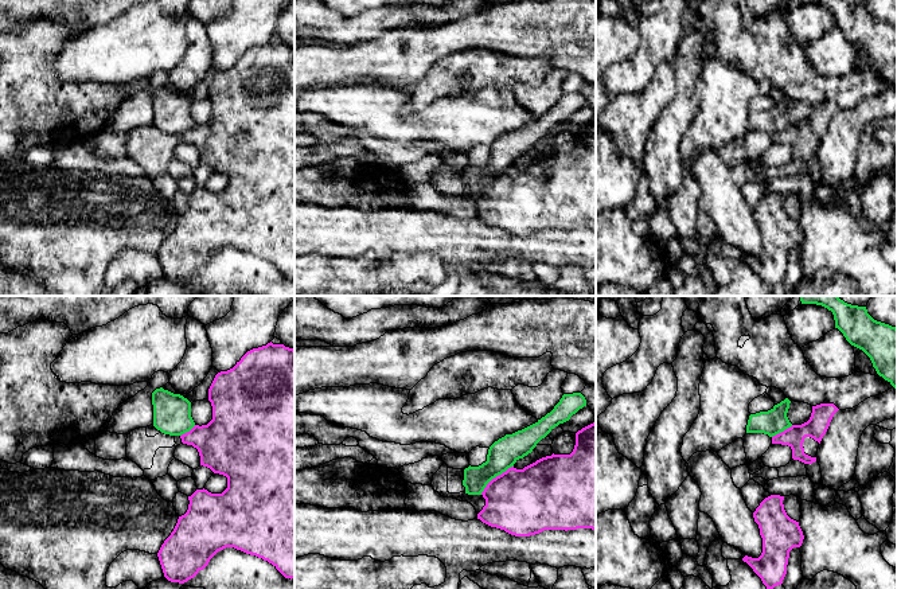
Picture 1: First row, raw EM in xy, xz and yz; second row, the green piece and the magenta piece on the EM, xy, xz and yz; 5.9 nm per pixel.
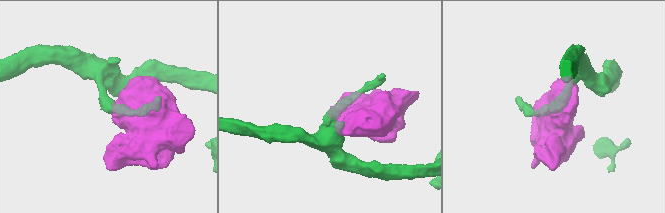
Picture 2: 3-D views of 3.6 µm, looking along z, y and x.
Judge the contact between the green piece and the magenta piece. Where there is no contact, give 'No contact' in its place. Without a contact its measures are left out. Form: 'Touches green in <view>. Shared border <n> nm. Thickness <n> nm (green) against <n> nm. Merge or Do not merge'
Touches green in xz. Shared border 260 nm. Thickness 180 nm (green) against 400 nm. Do not merge

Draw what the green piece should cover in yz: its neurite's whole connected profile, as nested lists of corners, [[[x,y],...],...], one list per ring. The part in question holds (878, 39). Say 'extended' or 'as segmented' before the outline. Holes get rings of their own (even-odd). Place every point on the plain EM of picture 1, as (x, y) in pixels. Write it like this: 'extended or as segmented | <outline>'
as segmented | [[[802,0],[816,3],[832,11],[835,27],[846,39],[862,48],[871,59],[877,73],[897,87],[897,27],[874,19],[866,5],[845,0]]]

